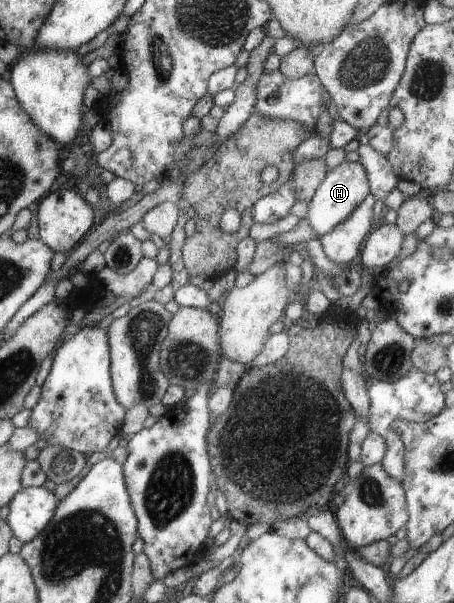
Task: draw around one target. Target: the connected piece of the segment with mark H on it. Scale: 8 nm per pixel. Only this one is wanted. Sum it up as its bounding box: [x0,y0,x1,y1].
[304,160,368,239]

